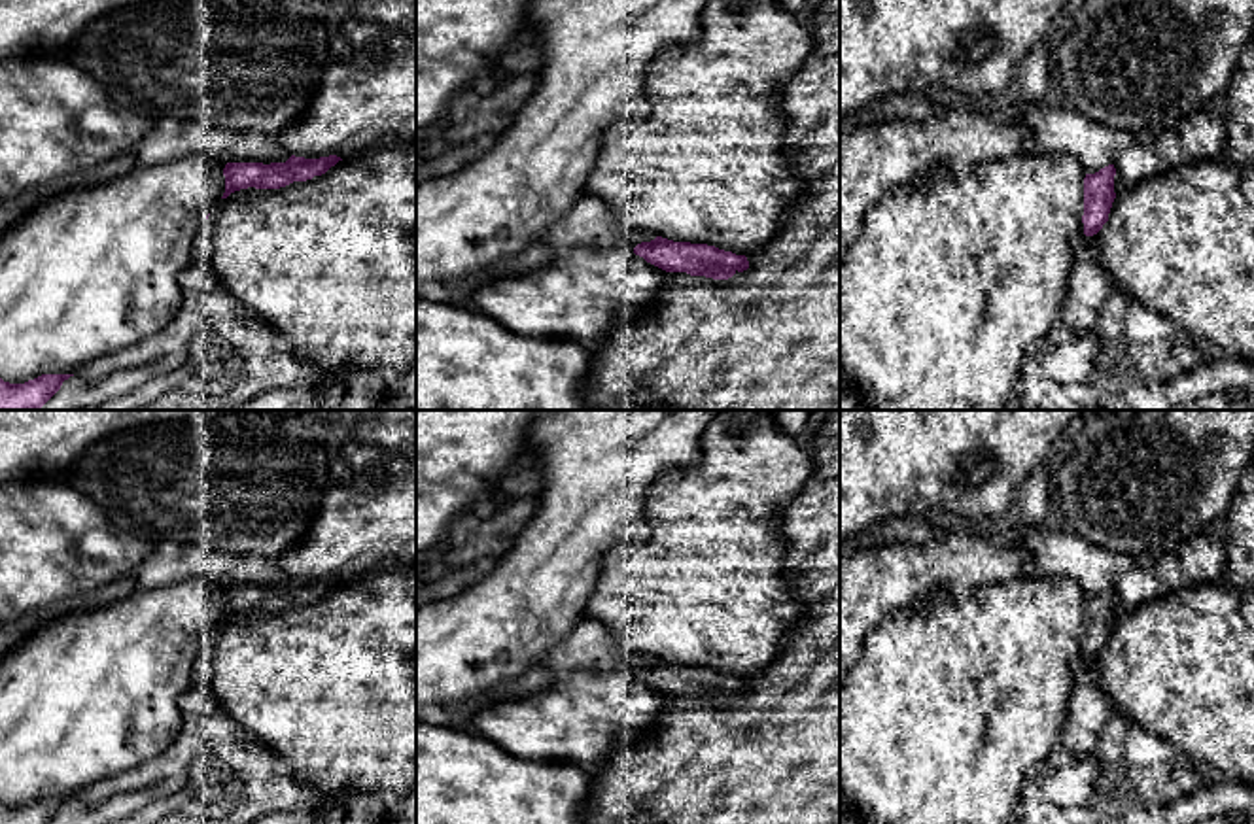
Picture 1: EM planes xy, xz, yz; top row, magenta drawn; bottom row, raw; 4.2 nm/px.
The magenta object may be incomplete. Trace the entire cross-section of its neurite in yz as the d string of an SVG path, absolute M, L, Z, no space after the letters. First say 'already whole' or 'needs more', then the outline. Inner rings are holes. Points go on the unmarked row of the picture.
already whole; M1114 588L1101 592L1095 597L1086 597L1084 601L1084 658L1093 660L1097 658L1103 648L1108 644L1108 637L1112 626L1116 622L1114 616Z

